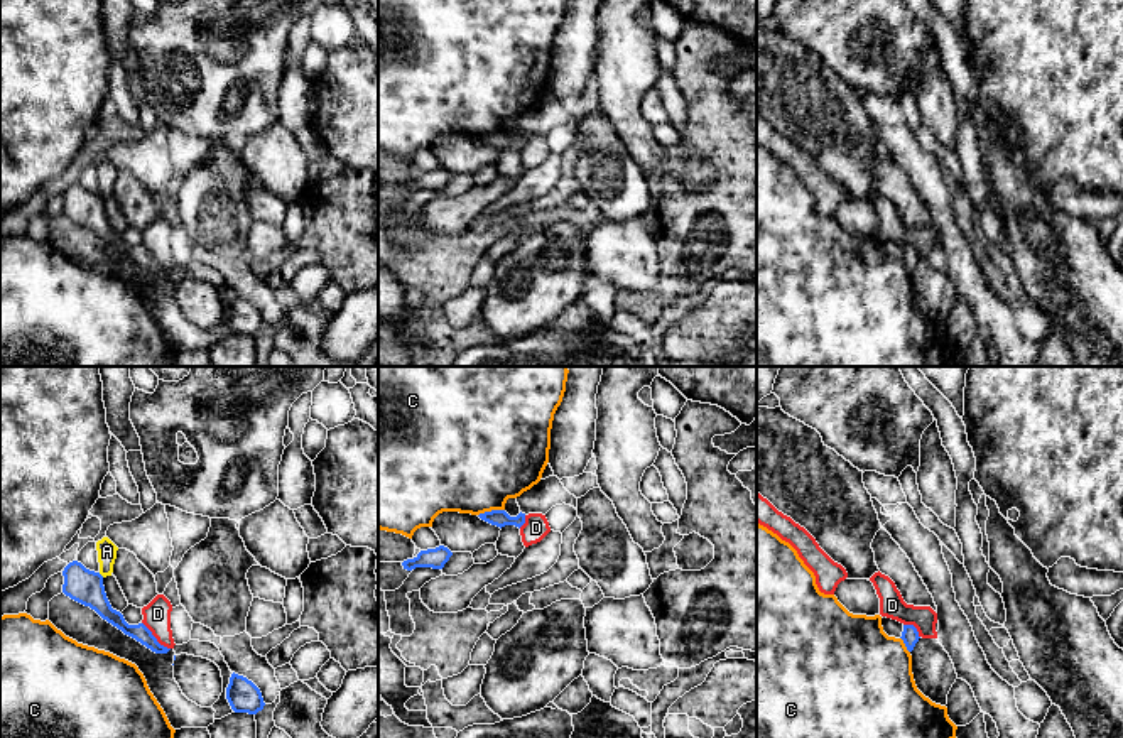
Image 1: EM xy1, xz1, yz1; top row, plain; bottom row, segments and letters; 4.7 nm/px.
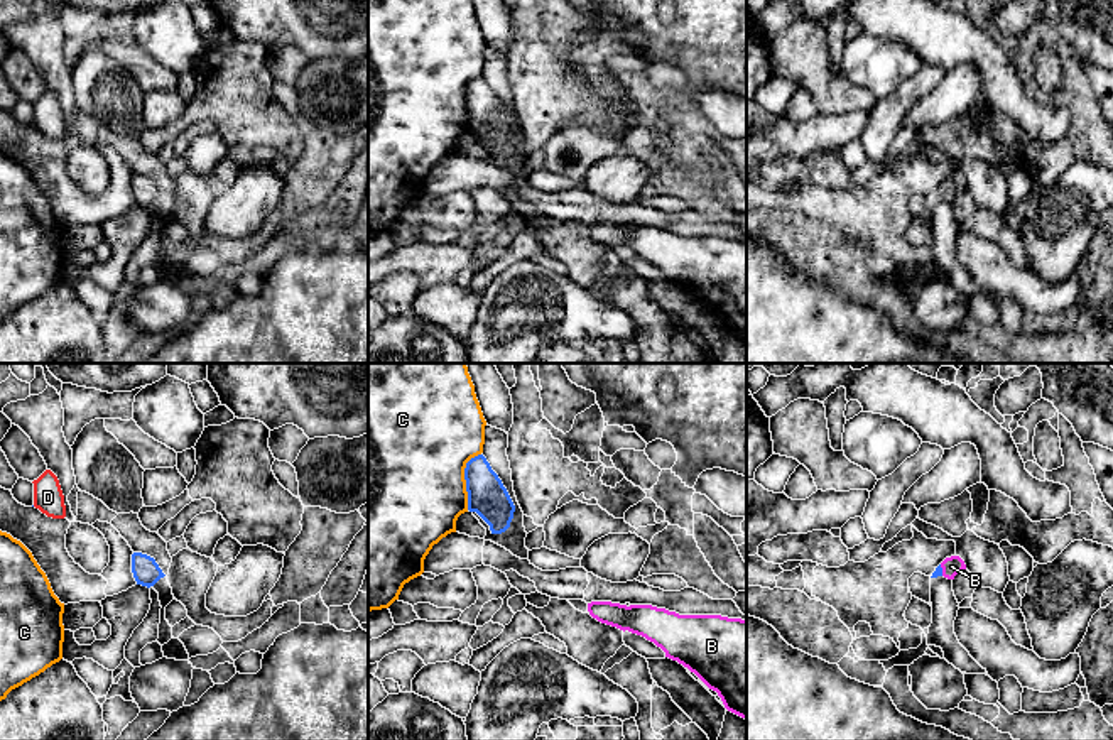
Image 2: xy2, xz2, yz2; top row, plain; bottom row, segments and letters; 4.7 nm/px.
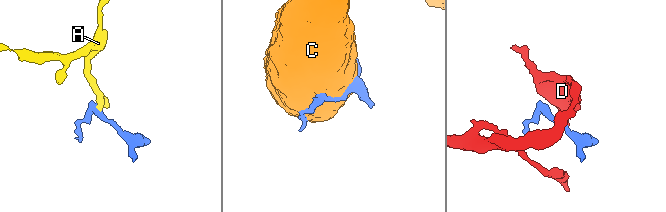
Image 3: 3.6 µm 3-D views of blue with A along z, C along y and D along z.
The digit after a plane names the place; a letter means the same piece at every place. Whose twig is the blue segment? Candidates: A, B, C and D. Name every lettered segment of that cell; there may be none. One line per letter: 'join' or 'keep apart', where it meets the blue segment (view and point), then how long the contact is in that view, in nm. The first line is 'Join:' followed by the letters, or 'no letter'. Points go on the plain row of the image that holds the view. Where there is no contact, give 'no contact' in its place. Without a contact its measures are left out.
Join: B
A: keep apart; contact xy1 (100, 196); length 40 nm
B: join; contact yz2 (941, 191); length 60 nm
C: keep apart; contact xz2 (465, 100); length 280 nm
D: keep apart; contact xy1 (154, 259); length 190 nm

